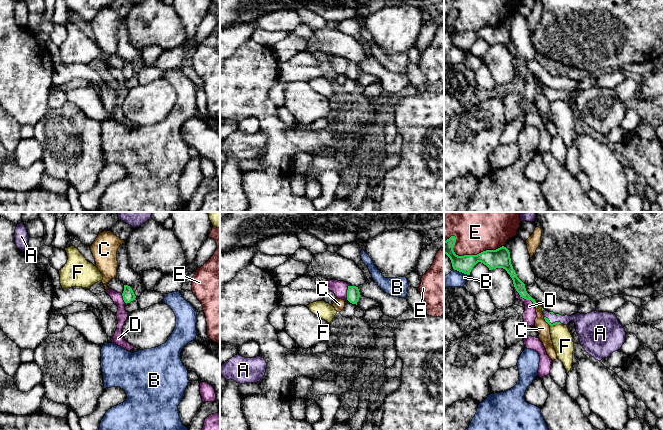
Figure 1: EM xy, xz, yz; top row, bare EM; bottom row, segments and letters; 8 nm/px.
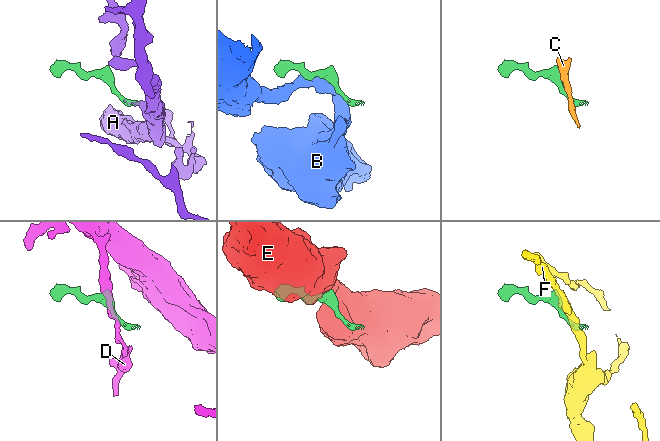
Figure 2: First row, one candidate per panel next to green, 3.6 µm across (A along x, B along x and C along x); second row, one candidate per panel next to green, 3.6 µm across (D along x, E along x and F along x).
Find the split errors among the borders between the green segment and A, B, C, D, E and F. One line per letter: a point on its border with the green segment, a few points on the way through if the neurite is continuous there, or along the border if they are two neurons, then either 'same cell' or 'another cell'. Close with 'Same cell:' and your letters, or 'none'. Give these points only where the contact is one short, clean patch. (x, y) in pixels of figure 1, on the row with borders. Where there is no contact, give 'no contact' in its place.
A: meets green in yz at (553, 323); runs through yz (546, 319), (553, 323), (569, 318), (584, 323); same cell
B: meets green in yz at (461, 271); another cell
C: meets green in yz at (536, 304); border along yz (534, 300), (536, 308); another cell
D: meets green in yz at (524, 298); border along yz (514, 286), (515, 290), (522, 297), (529, 299), (536, 307); another cell
E: meets green in yz at (466, 255); another cell
F: meets green in yz at (555, 324); border along yz (560, 323), (550, 326); another cell
Same cell: A

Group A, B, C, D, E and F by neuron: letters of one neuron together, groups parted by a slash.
A / B / C / D / E / F

